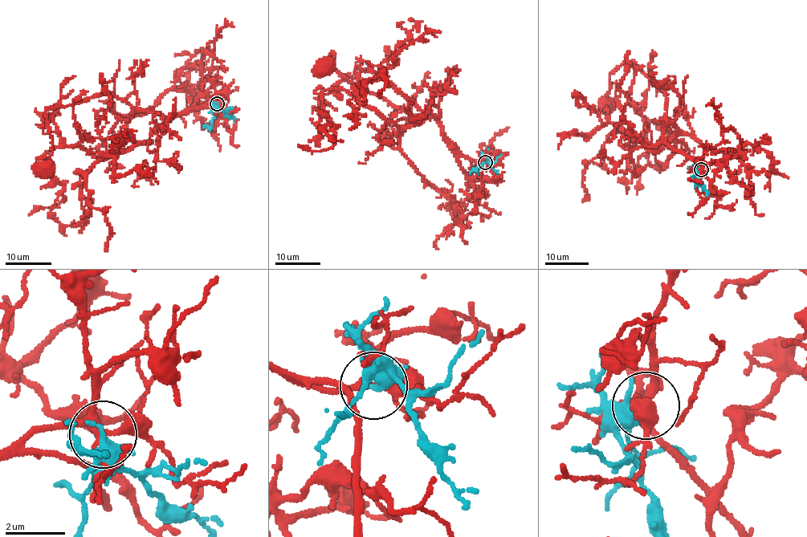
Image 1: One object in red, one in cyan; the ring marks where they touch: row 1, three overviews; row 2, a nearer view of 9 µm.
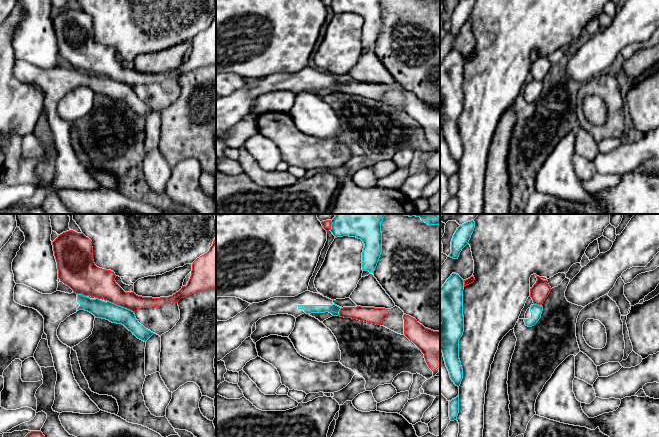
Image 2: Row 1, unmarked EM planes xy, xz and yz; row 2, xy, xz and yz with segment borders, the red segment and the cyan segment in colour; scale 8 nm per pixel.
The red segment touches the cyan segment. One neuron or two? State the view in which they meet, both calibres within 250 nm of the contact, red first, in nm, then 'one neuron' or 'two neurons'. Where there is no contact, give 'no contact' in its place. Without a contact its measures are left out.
meets red in xy; 240 nm thick on the red side, 140 nm on the other; two neurons

